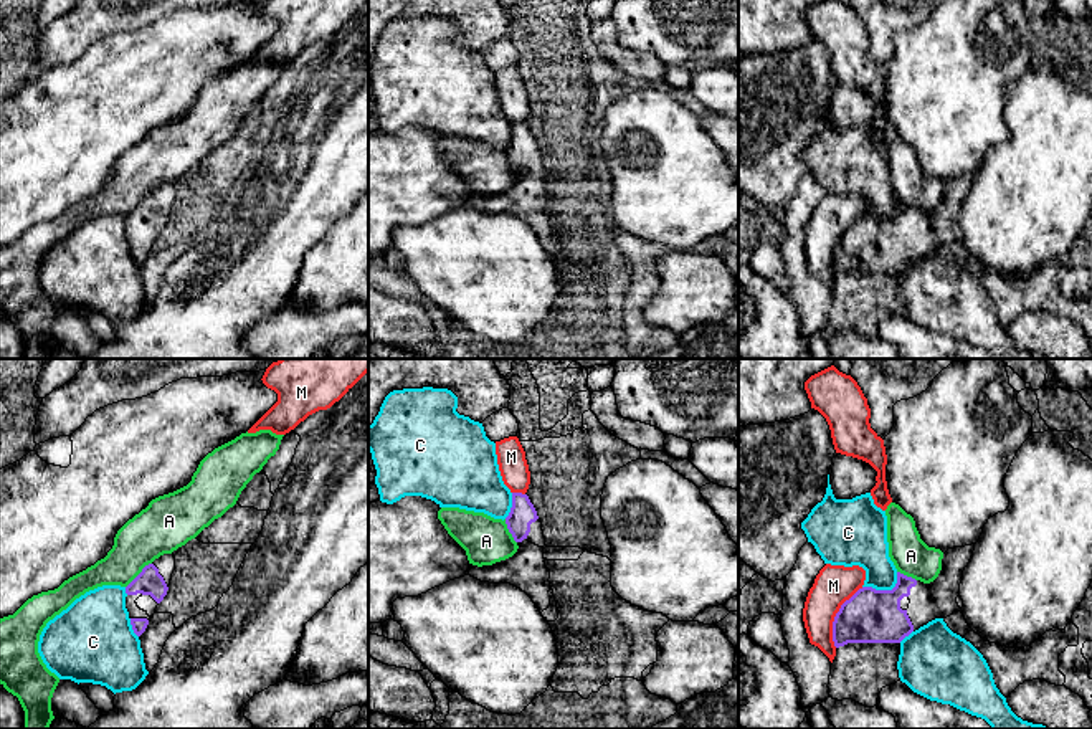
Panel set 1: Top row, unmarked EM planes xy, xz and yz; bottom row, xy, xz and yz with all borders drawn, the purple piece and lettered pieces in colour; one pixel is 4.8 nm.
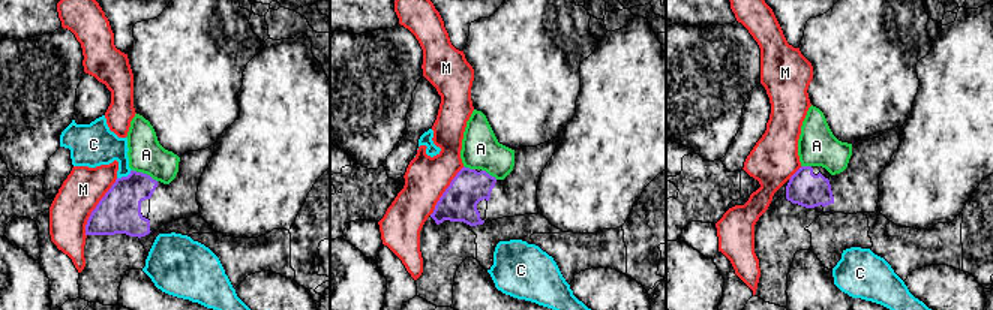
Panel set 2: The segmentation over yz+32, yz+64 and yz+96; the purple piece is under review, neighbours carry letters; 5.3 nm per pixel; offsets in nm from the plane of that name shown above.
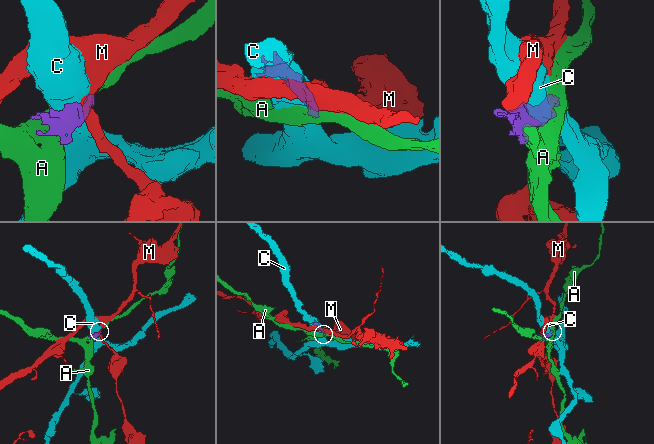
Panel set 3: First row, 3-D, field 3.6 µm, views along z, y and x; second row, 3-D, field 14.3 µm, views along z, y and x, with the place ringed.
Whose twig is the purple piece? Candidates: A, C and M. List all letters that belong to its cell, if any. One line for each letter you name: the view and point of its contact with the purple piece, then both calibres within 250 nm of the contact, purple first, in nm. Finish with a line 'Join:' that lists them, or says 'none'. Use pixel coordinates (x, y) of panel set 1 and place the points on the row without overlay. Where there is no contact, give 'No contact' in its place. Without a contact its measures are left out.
Join: none

